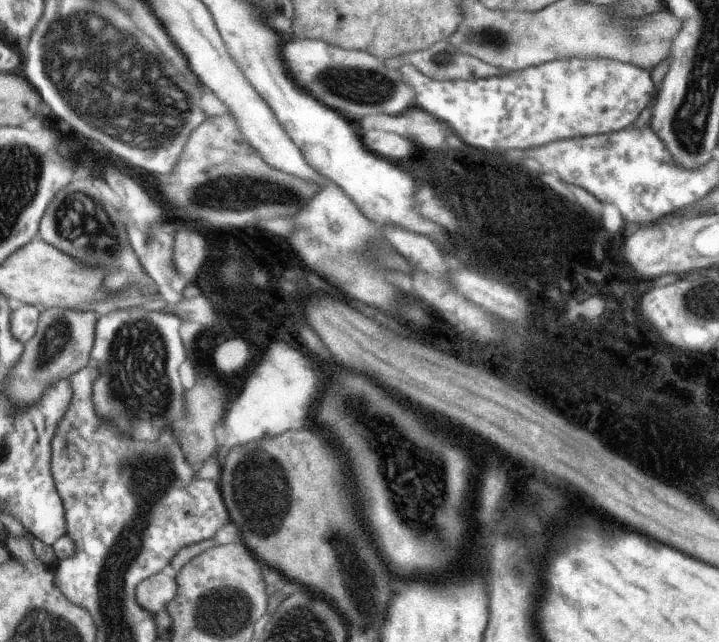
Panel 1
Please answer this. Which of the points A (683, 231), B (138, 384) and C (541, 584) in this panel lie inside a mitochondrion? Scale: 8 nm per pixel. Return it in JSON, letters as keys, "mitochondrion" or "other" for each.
{"A":"other","B":"mitochondrion","C":"other"}

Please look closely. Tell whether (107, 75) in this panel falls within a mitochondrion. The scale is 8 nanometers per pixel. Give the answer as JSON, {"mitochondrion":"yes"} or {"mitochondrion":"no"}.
{"mitochondrion":"yes"}

